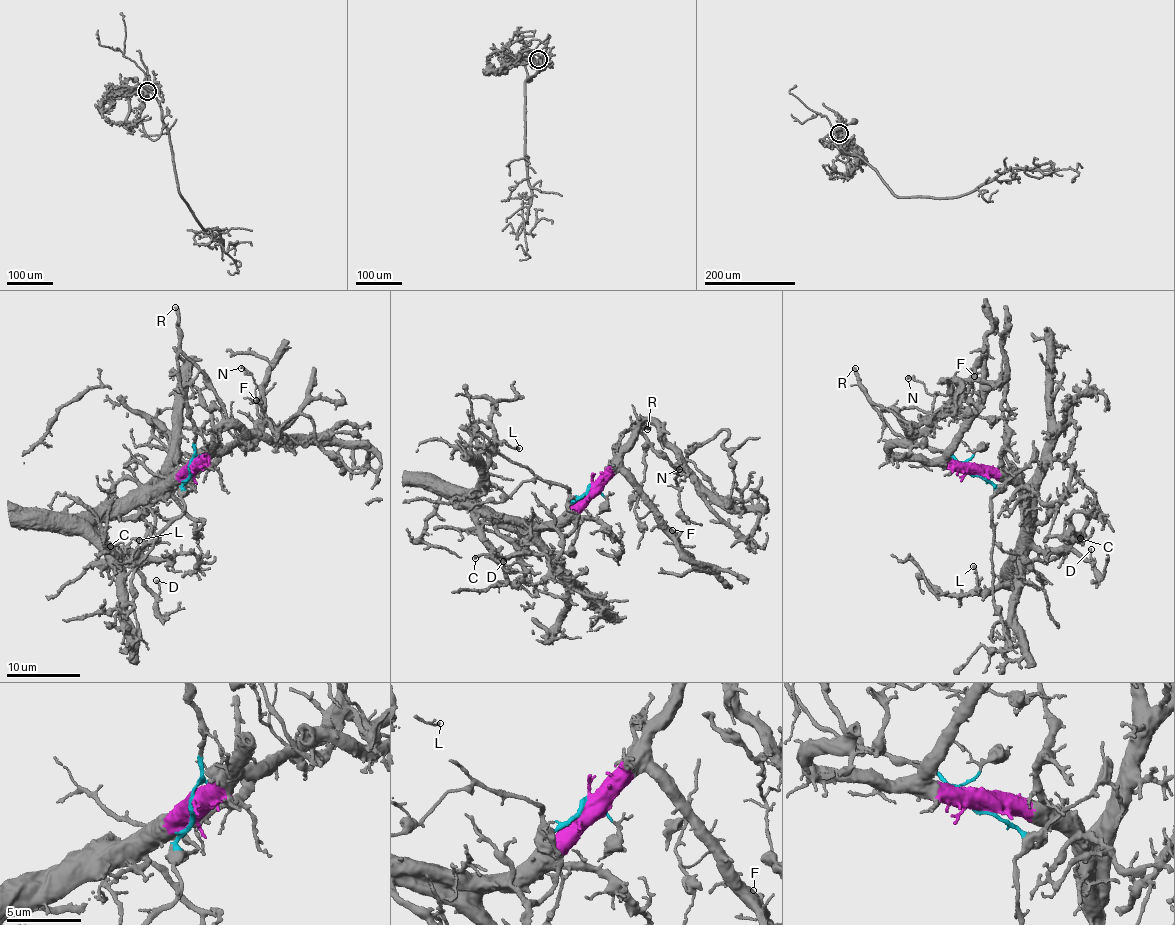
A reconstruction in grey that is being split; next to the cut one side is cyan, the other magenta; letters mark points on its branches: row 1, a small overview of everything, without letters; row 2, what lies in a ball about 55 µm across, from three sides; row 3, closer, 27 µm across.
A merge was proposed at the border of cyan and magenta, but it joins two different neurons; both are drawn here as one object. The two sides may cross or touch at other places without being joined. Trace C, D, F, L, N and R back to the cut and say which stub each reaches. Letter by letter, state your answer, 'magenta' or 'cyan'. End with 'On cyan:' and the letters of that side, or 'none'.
C: magenta
D: magenta
F: magenta
L: magenta
N: cyan
R: cyan
On cyan: N, R

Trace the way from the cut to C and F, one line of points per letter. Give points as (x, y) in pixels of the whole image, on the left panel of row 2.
C: (192, 468), (145, 490), (126, 511), (99, 523), (98, 533), (112, 549), (126, 551), (110, 545)
F: (192, 468), (206, 462), (215, 453), (255, 427), (261, 401), (256, 400)

